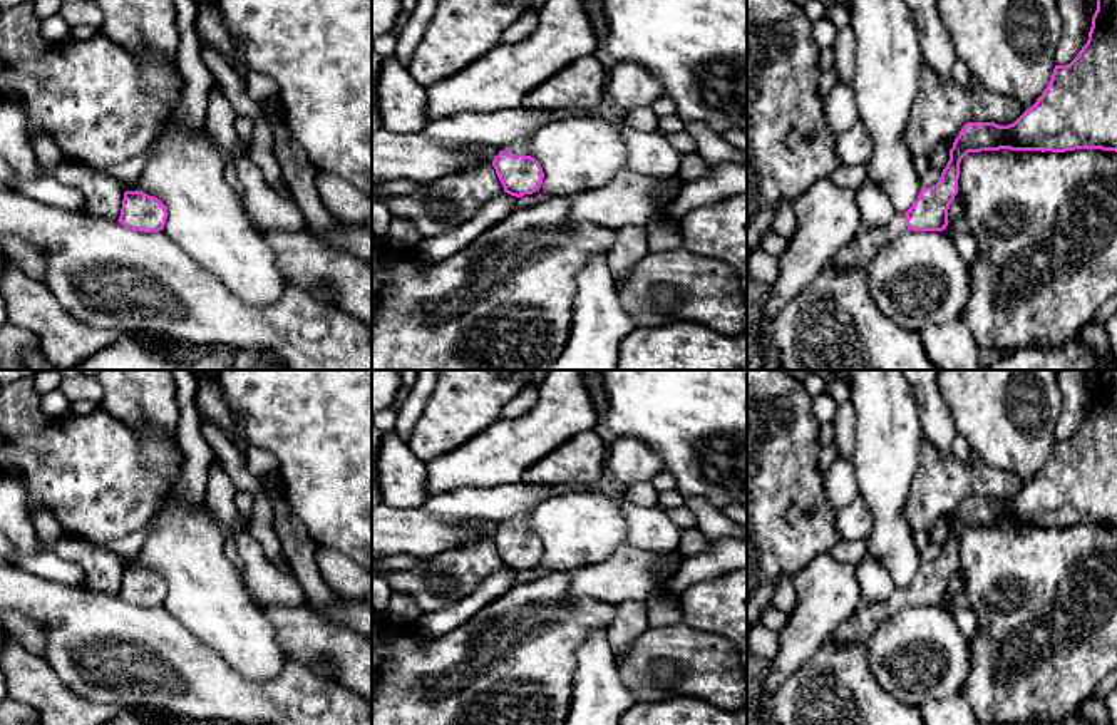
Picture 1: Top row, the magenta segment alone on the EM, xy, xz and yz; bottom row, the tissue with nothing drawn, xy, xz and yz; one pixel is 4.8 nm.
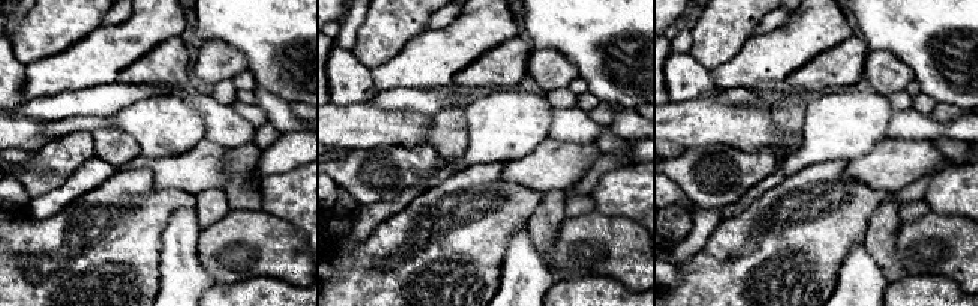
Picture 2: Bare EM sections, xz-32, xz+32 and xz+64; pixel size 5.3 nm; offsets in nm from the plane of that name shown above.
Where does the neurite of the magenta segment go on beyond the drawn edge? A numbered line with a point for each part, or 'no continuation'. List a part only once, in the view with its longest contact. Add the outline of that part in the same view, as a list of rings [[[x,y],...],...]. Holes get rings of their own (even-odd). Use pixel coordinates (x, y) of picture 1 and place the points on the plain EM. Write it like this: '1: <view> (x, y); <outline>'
1: xz (519, 521); [[[529,512],[512,516],[512,517],[506,519],[506,521],[502,521],[502,526],[511,527],[511,529],[524,529],[524,531],[528,531],[528,519],[529,519]]]

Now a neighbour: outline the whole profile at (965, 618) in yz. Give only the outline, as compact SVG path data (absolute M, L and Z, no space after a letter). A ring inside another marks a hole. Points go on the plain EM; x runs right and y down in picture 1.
M946 601L946 608L956 620L963 636L970 641L976 635L976 618L971 609Z

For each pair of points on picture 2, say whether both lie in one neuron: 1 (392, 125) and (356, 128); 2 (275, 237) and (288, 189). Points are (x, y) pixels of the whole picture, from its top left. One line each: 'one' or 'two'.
1: one
2: two

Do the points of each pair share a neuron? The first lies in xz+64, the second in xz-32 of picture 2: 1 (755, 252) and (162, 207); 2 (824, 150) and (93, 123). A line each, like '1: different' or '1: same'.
1: same
2: same

